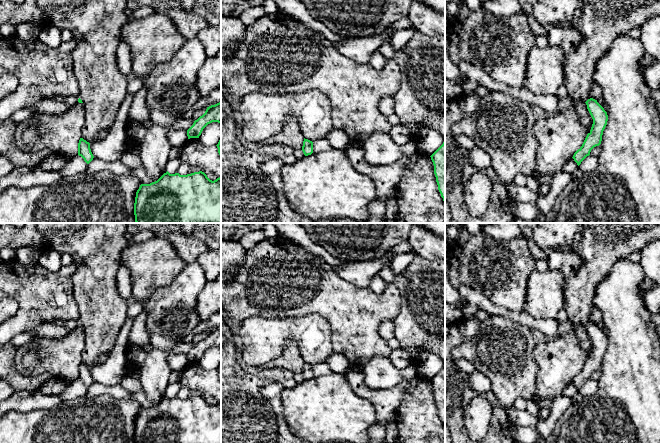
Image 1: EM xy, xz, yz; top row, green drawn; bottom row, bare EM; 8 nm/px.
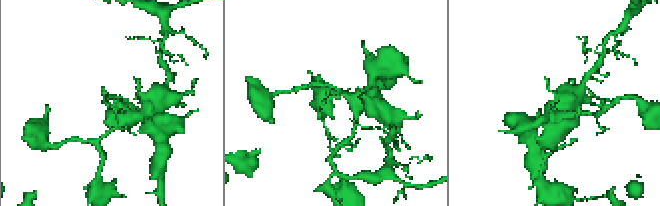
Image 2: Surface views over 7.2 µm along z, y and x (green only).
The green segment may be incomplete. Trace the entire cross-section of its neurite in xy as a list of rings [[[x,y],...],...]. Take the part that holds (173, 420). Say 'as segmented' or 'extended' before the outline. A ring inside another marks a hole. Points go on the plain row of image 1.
as segmented | [[[167,395],[157,405],[140,409],[136,416],[134,439],[135,443],[221,443],[221,400],[212,405],[202,395],[187,399]]]

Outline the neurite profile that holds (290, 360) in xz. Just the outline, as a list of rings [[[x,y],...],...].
[[[288,342],[285,345],[284,351],[279,358],[270,360],[267,363],[257,366],[256,368],[248,365],[244,361],[241,351],[237,351],[237,361],[240,367],[250,374],[257,374],[263,369],[270,368],[283,368],[292,373],[302,373],[304,365],[304,360],[300,355],[299,349],[291,342]]]

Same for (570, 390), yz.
[[[570,382],[564,387],[562,394],[570,399],[573,399],[577,392],[577,387],[574,385],[573,382]]]

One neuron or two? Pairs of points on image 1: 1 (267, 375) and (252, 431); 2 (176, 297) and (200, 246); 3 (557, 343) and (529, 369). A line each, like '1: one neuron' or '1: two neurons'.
1: one neuron
2: two neurons
3: two neurons

